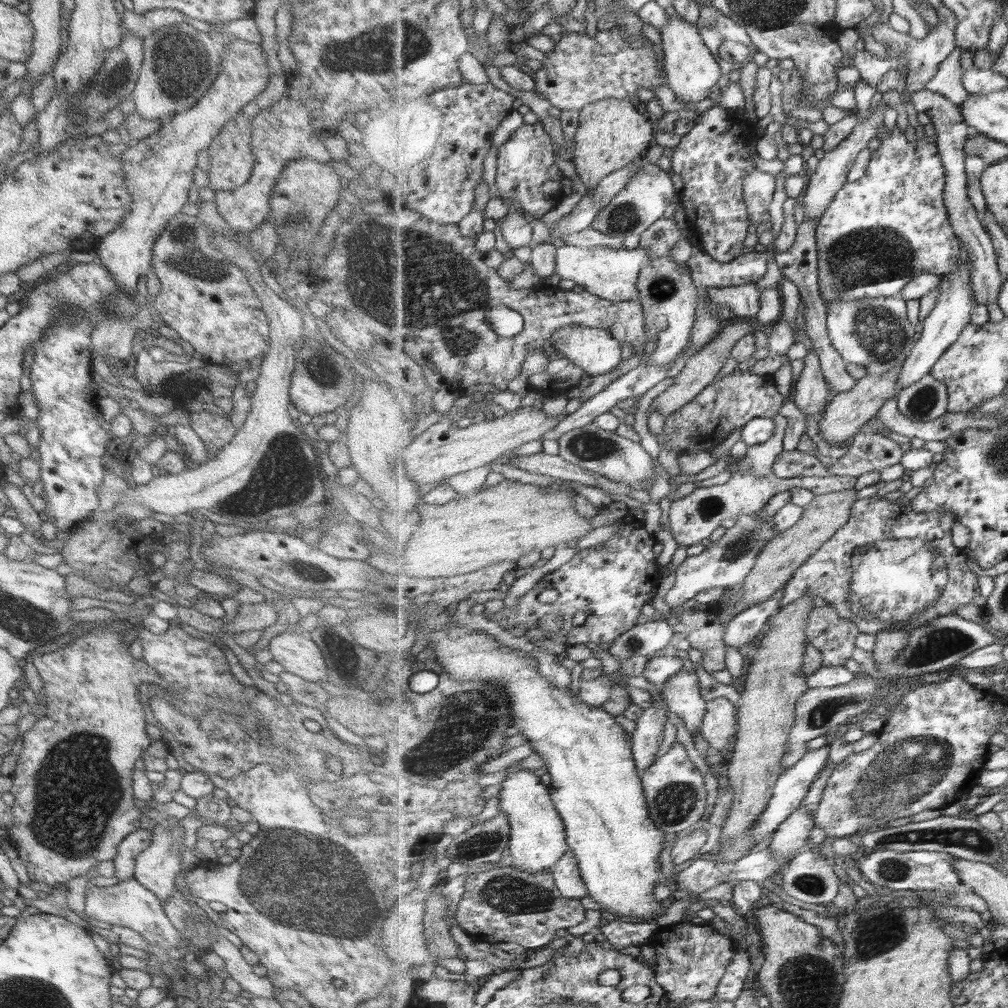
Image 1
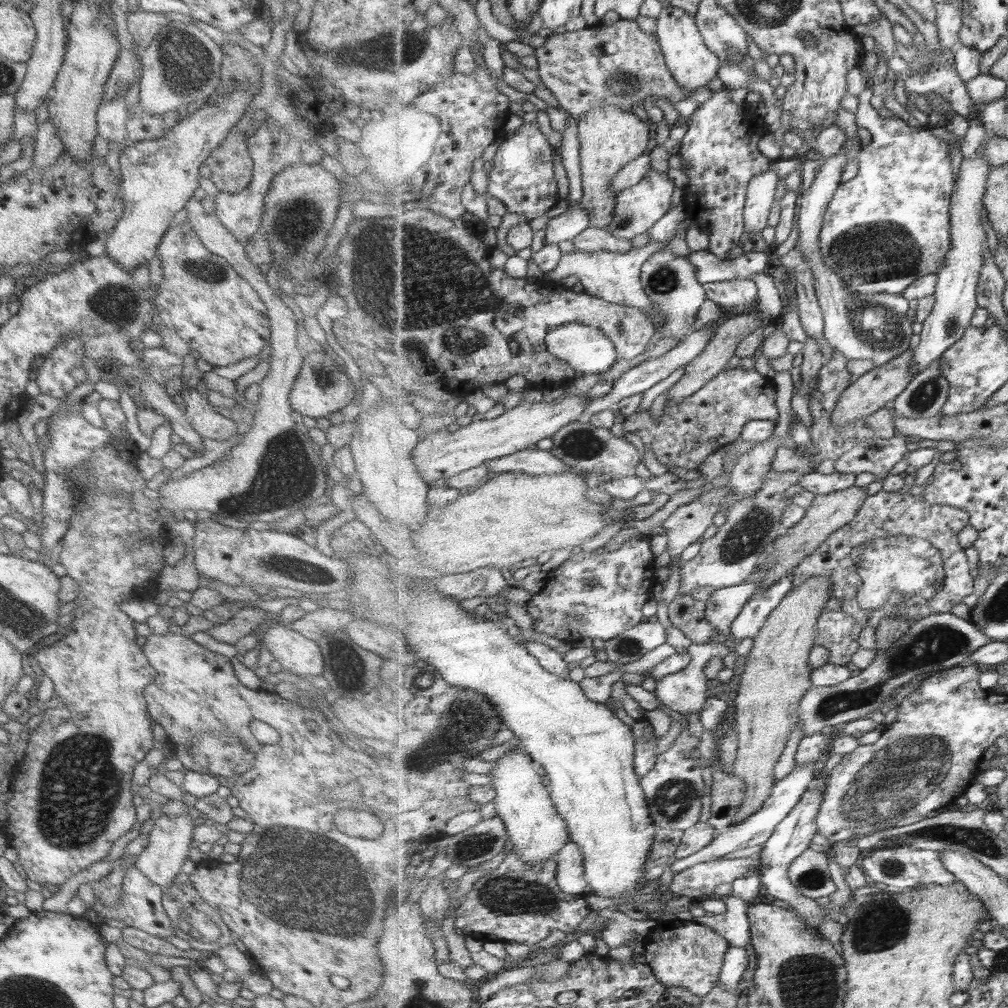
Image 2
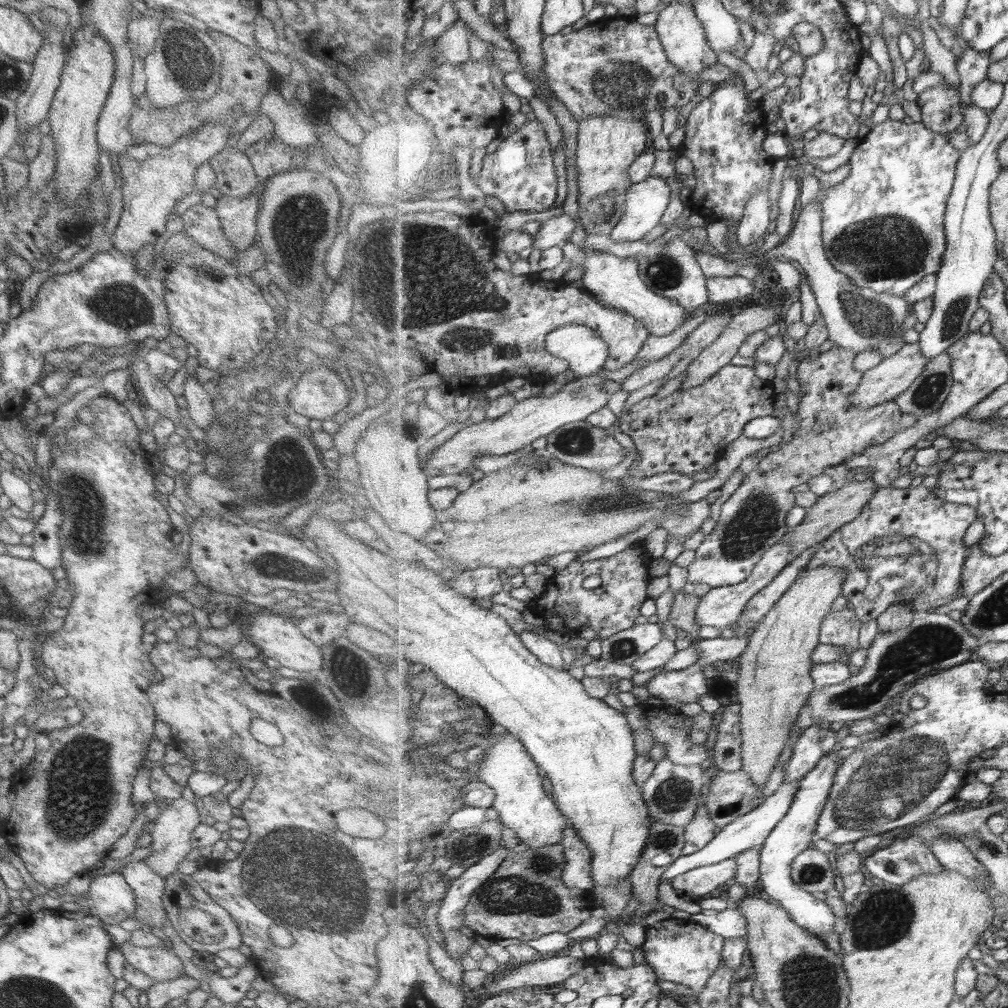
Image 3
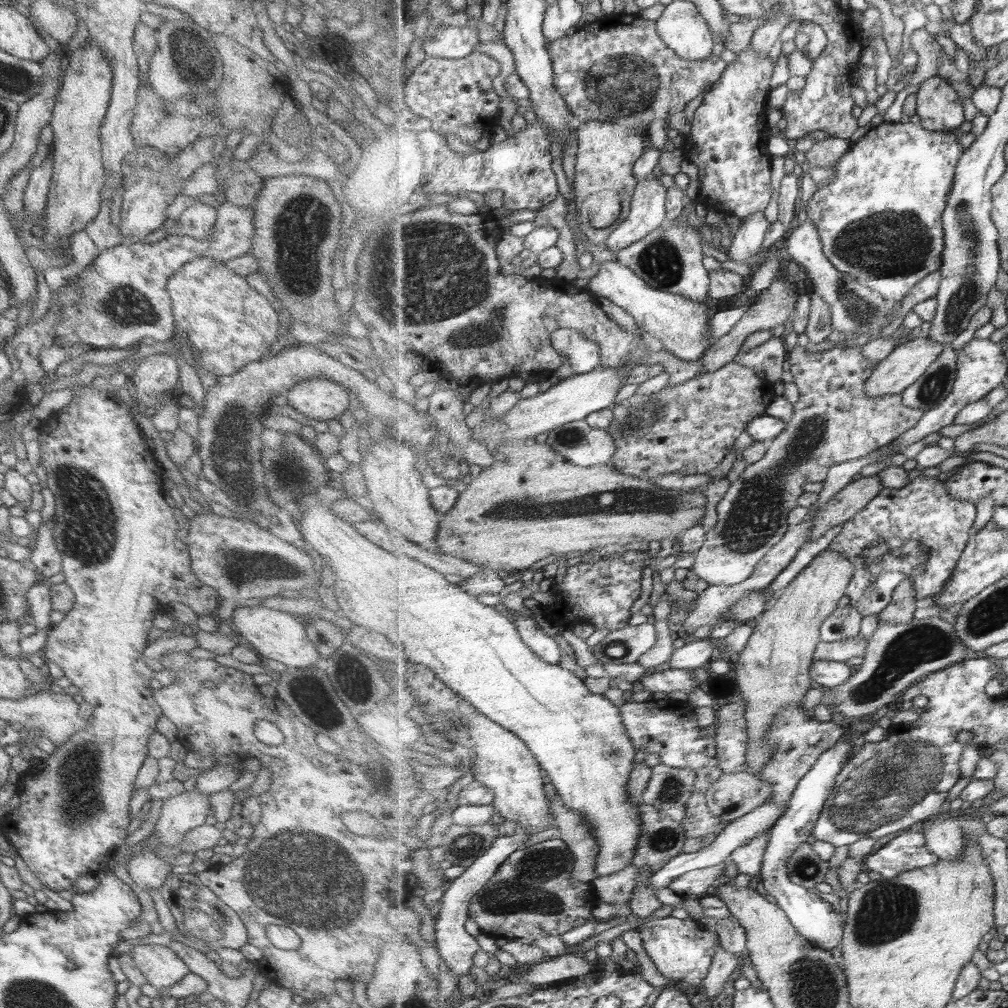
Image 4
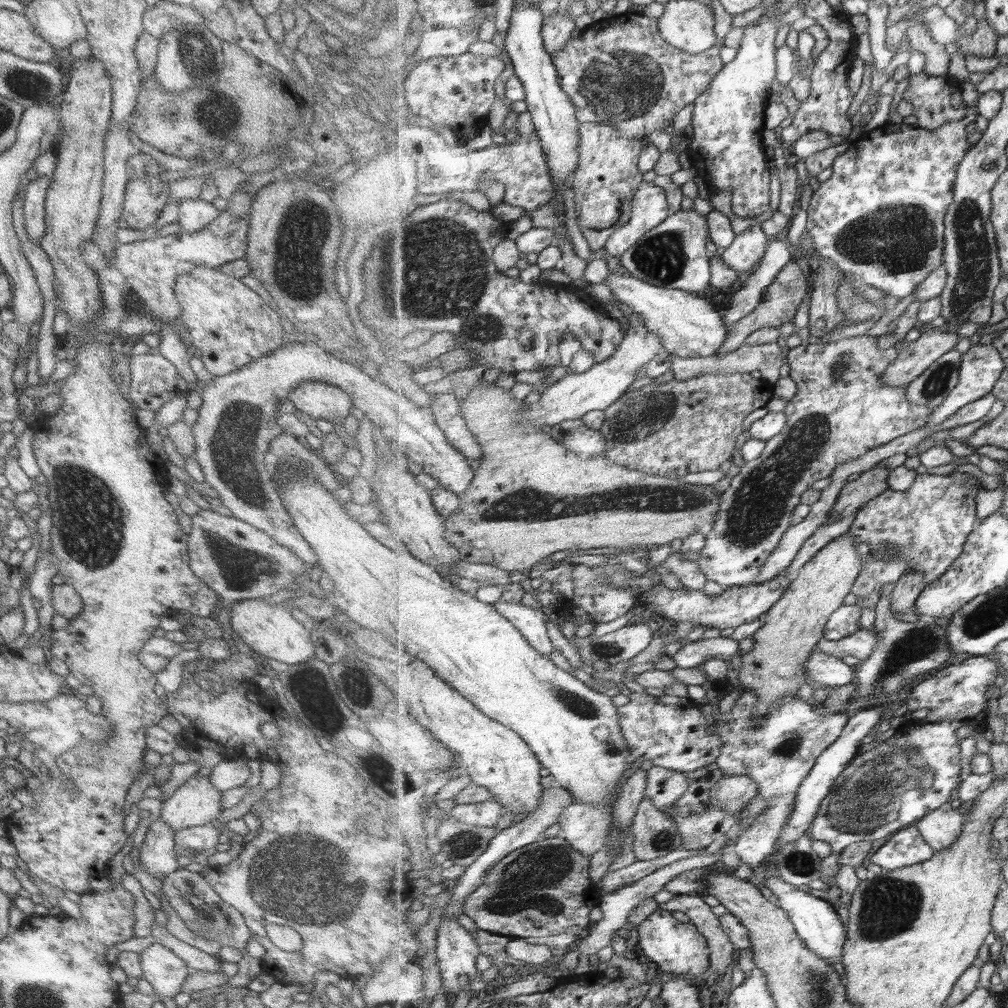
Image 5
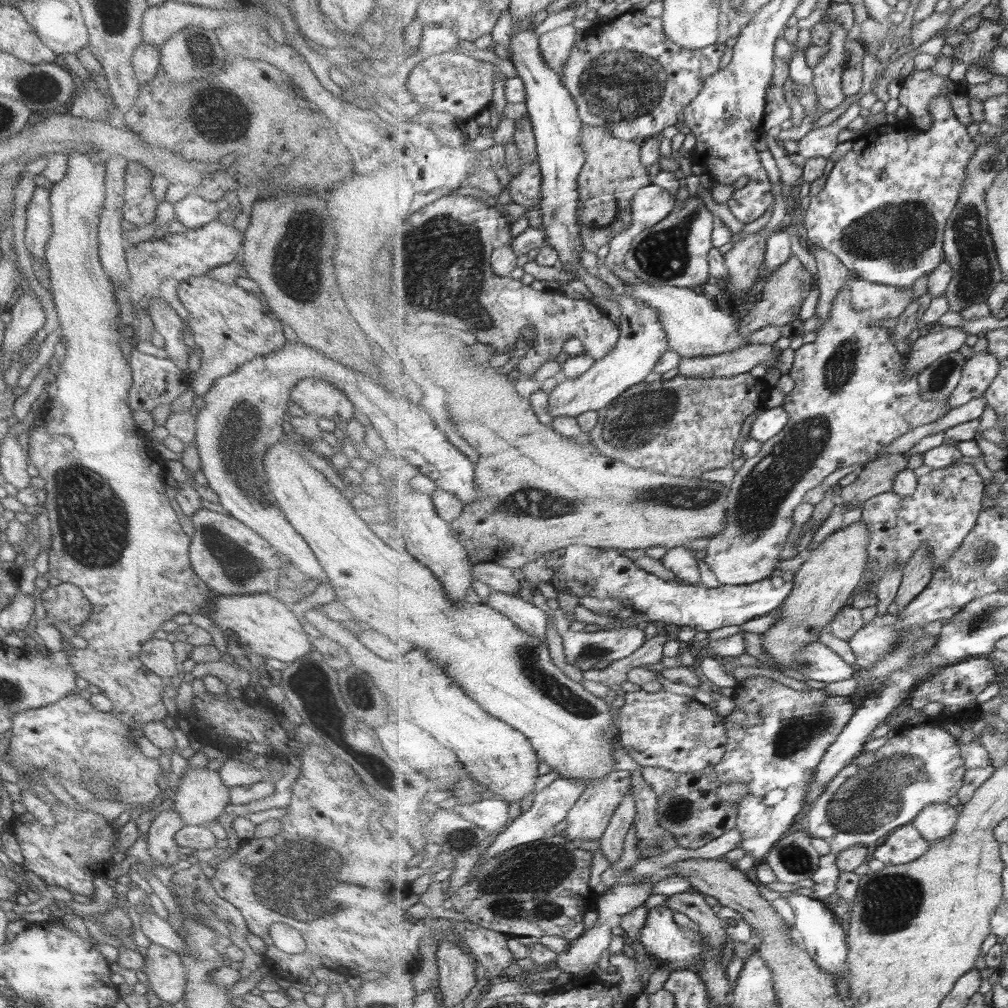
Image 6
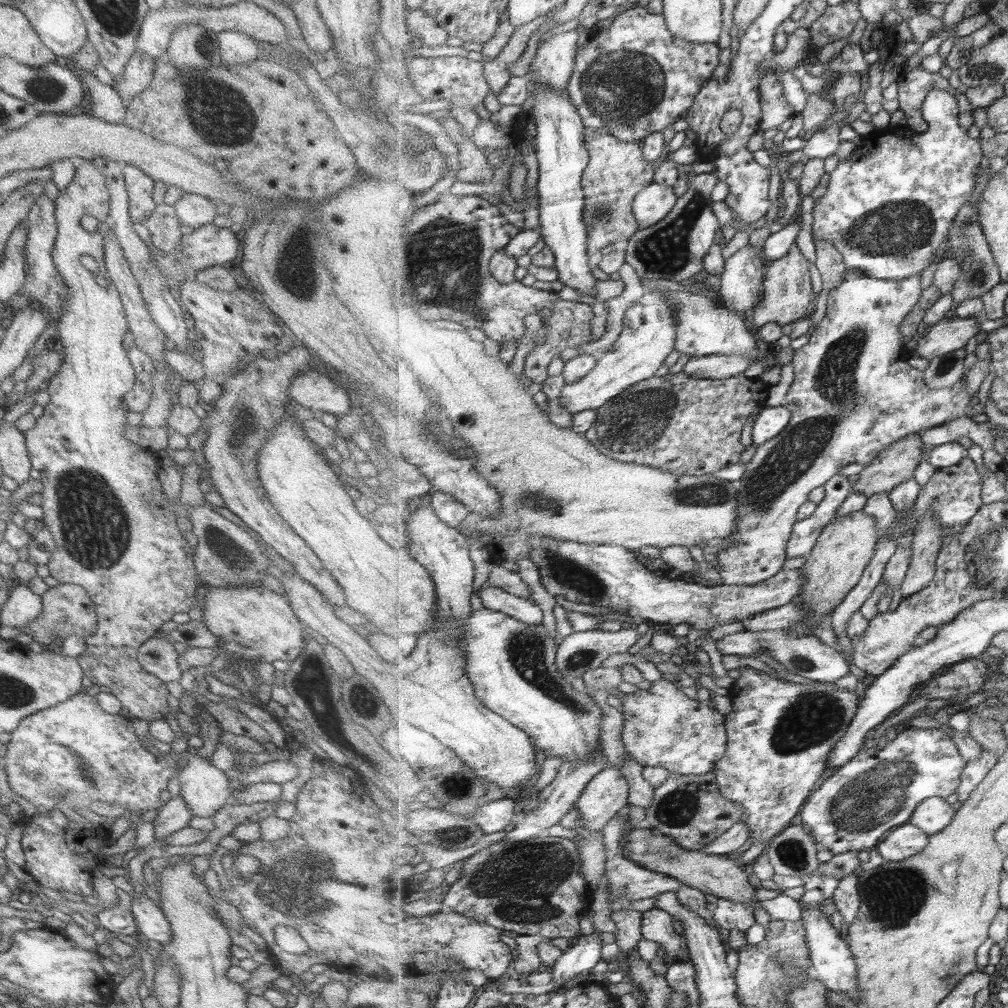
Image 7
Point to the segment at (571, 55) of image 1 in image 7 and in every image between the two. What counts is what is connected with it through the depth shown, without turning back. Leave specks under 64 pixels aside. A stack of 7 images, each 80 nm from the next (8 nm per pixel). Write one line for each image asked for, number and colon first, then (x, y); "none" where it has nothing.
2: (621, 64)
3: (618, 67)
4: (617, 68)
5: (621, 71)
6: (629, 76)
7: (637, 77)

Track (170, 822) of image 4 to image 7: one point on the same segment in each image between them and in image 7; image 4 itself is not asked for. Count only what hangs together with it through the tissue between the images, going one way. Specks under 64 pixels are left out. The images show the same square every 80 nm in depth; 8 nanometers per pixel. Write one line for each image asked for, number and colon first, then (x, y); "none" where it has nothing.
5: (196, 802)
6: (200, 796)
7: (204, 789)

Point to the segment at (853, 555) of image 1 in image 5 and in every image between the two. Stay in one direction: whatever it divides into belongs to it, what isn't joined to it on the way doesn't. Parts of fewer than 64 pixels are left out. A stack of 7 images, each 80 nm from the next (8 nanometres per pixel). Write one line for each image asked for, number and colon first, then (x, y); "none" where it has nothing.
2: (901, 555)
3: (907, 544)
4: (919, 532)
5: (926, 528)

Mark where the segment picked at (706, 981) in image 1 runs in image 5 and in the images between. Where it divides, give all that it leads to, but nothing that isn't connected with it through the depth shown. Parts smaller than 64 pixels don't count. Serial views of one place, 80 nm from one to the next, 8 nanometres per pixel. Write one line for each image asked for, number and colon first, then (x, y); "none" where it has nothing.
2: (687, 954)
3: (681, 951)
4: (683, 950)
5: (676, 948)

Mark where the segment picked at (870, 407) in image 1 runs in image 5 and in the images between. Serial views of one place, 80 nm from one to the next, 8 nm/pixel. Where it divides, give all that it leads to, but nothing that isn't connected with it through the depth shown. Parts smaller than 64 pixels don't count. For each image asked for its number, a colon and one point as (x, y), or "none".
2: (878, 388)
3: (893, 376)
4: (908, 362)
5: (916, 357)

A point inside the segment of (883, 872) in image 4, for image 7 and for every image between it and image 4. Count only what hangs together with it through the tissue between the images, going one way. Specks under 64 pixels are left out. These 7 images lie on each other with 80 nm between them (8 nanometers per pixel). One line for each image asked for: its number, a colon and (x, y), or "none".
5: (908, 847)
6: (907, 844)
7: (907, 840)

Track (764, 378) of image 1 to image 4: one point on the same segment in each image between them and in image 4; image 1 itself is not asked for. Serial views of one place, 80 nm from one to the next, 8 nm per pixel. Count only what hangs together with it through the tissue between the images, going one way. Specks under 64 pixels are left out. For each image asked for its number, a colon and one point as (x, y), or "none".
2: (688, 433)
3: (687, 432)
4: (688, 429)

